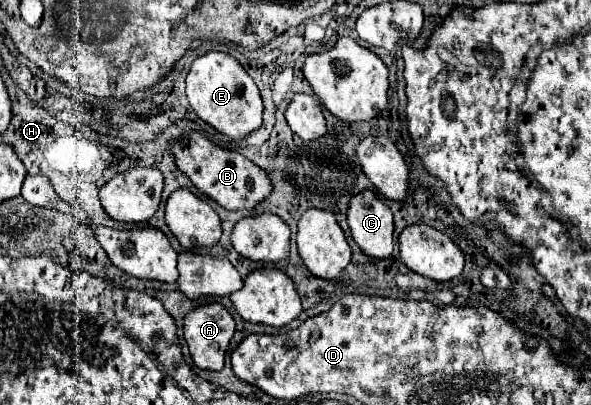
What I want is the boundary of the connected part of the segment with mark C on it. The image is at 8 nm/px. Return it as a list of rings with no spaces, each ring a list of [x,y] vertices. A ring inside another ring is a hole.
[[[361,191],[349,201],[347,225],[359,249],[373,259],[387,259],[393,251],[393,213],[373,193]]]

